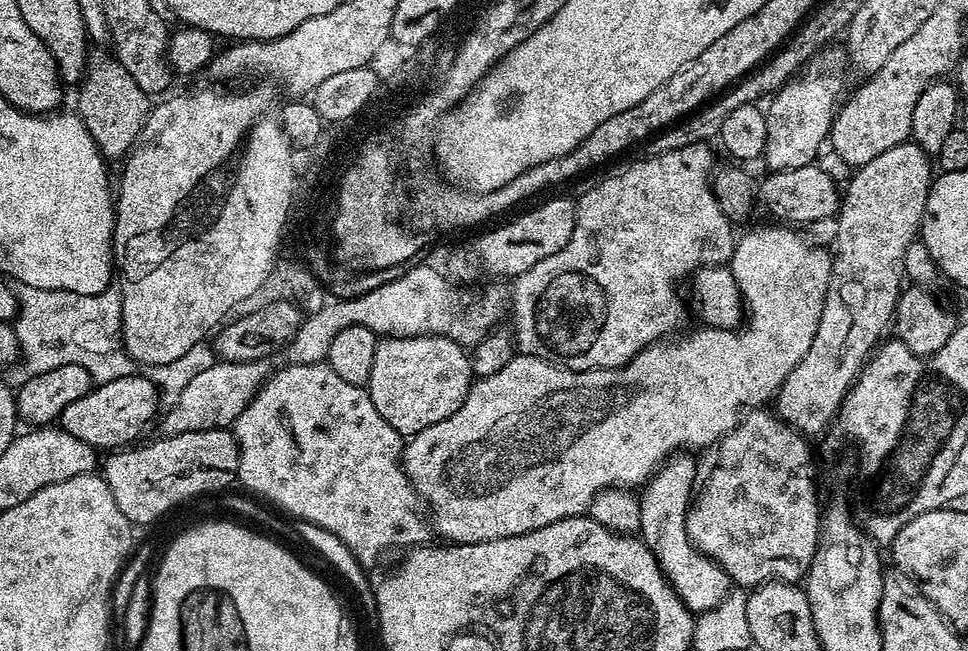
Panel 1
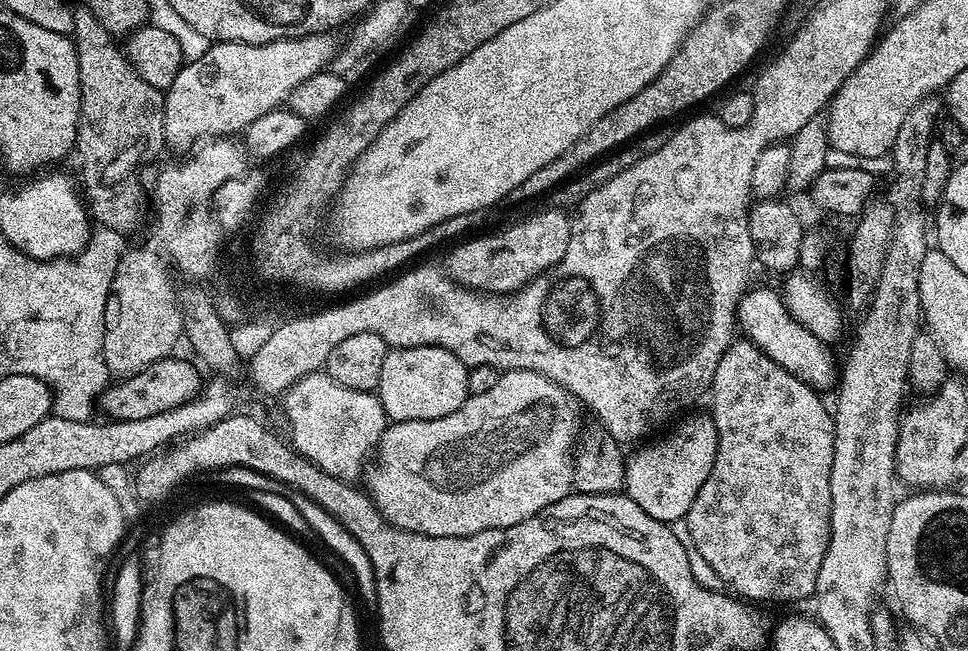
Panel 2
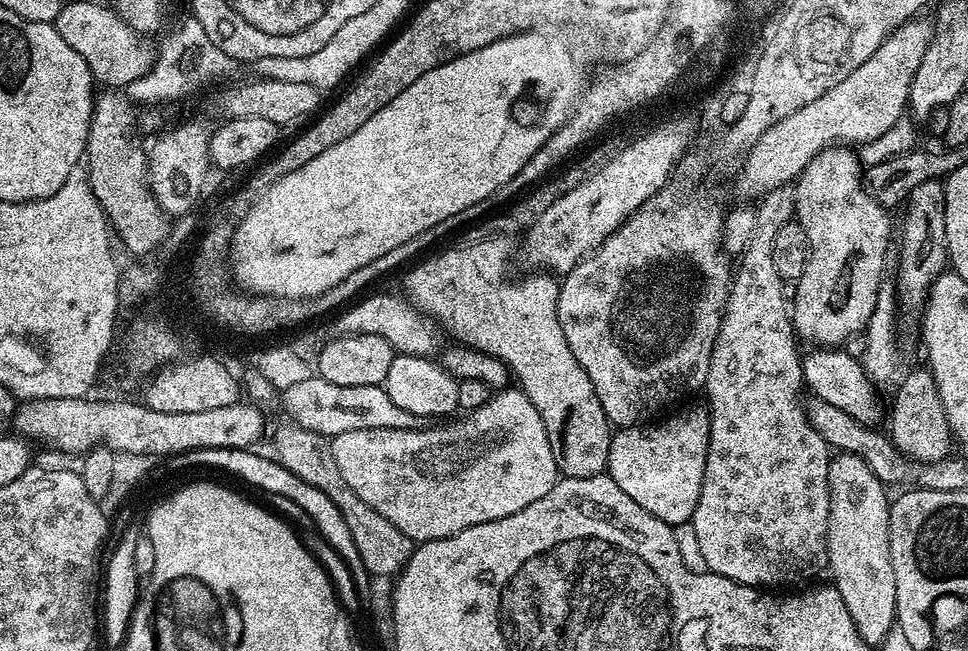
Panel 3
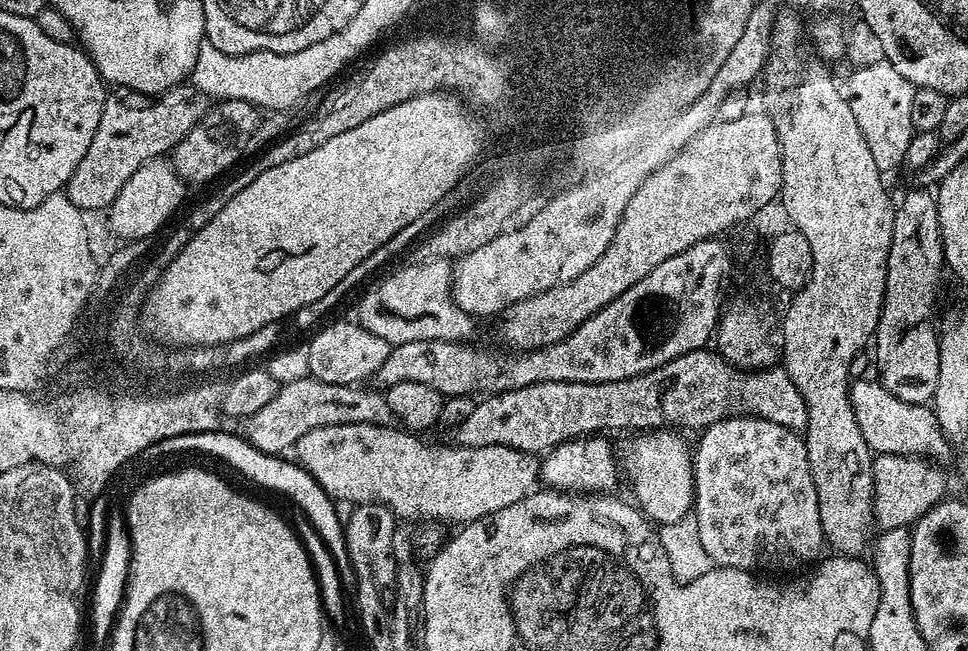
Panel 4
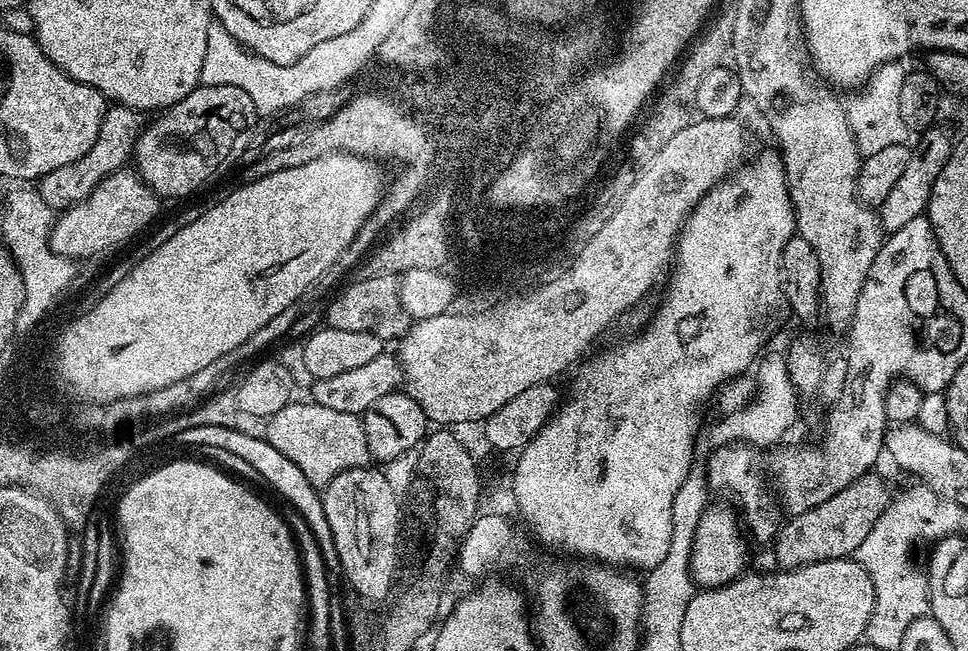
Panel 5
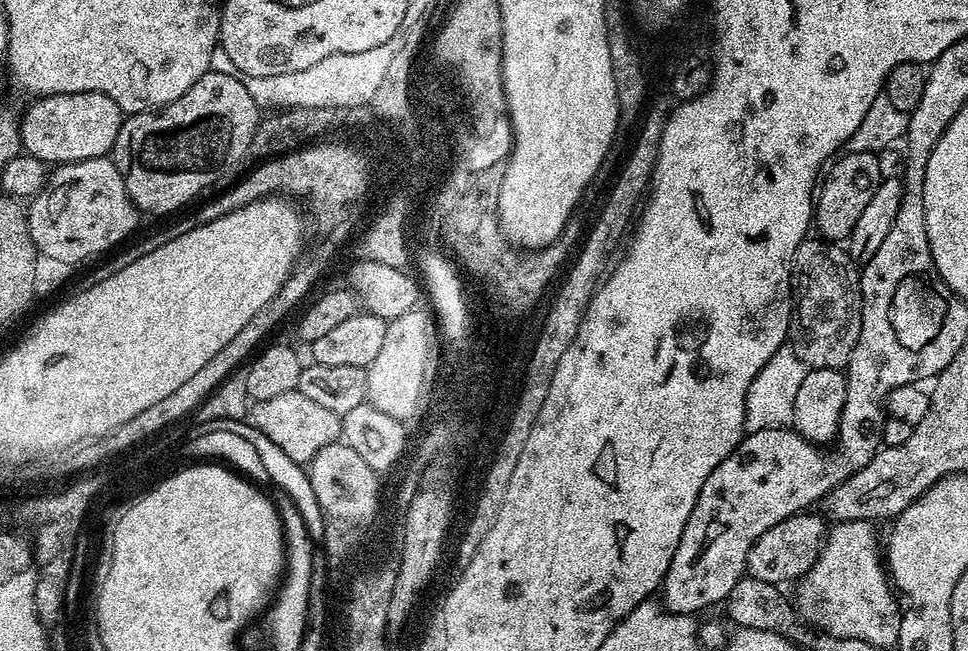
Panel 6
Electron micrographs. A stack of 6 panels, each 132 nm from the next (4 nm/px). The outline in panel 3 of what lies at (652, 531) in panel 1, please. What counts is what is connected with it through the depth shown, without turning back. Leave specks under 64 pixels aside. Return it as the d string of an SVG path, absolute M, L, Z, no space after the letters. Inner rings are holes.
M700 402L666 420L617 429L608 454L608 475L654 517L673 526L689 521L700 497L710 416L707 405Z

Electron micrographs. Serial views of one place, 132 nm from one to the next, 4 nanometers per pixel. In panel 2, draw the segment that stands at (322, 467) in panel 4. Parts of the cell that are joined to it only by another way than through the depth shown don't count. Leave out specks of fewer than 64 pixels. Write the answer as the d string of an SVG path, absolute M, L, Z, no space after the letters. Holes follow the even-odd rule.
M514 370L500 372L498 382L487 394L469 396L461 408L454 410L454 414L446 414L446 418L433 420L398 420L389 423L374 449L374 459L368 472L366 491L372 498L372 503L388 522L403 532L421 532L427 536L469 536L478 534L482 530L491 528L509 528L522 522L528 516L538 514L546 506L566 498L572 491L572 466L574 463L574 447L572 442L576 438L576 408L573 397L566 389L558 386L550 378L530 370Z

